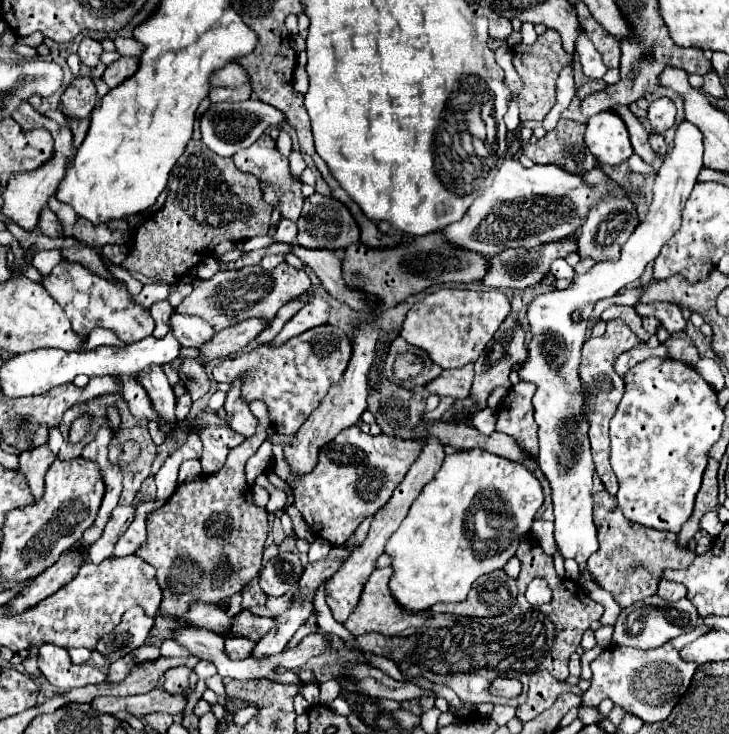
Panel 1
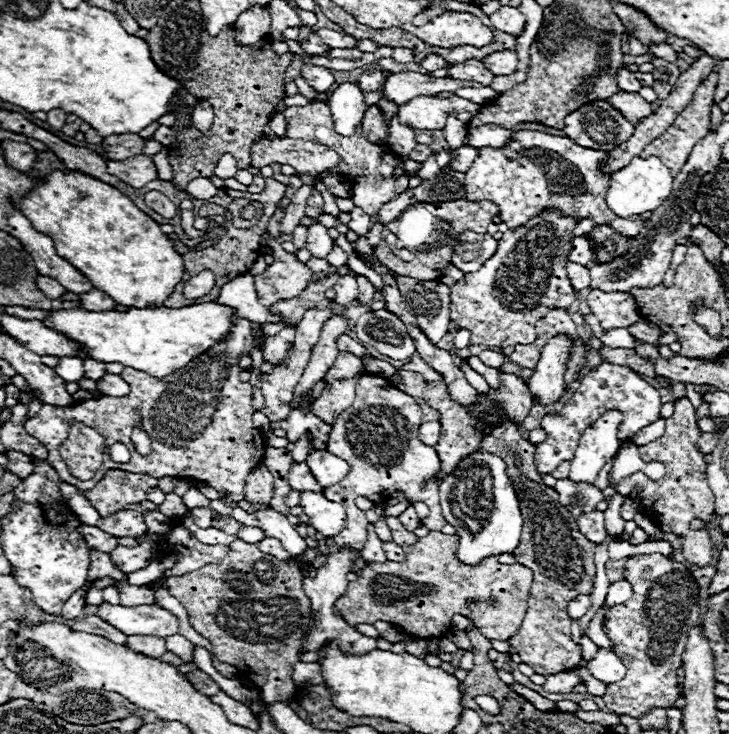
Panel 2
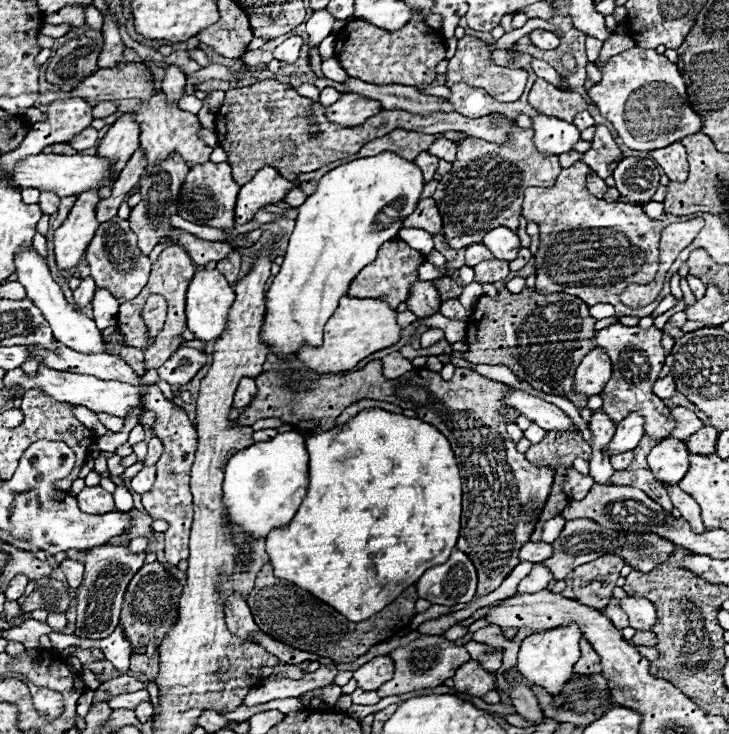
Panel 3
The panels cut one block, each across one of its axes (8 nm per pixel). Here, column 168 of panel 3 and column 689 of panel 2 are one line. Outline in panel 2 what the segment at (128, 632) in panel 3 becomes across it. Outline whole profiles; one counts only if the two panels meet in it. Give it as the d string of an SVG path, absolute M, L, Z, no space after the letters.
M636 554L626 558L624 574L634 594L630 600L612 606L604 614L604 632L628 672L624 680L608 684L602 698L614 714L640 718L652 708L672 708L680 698L676 672L682 666L688 630L700 622L698 584L684 564L668 560L662 554Z

